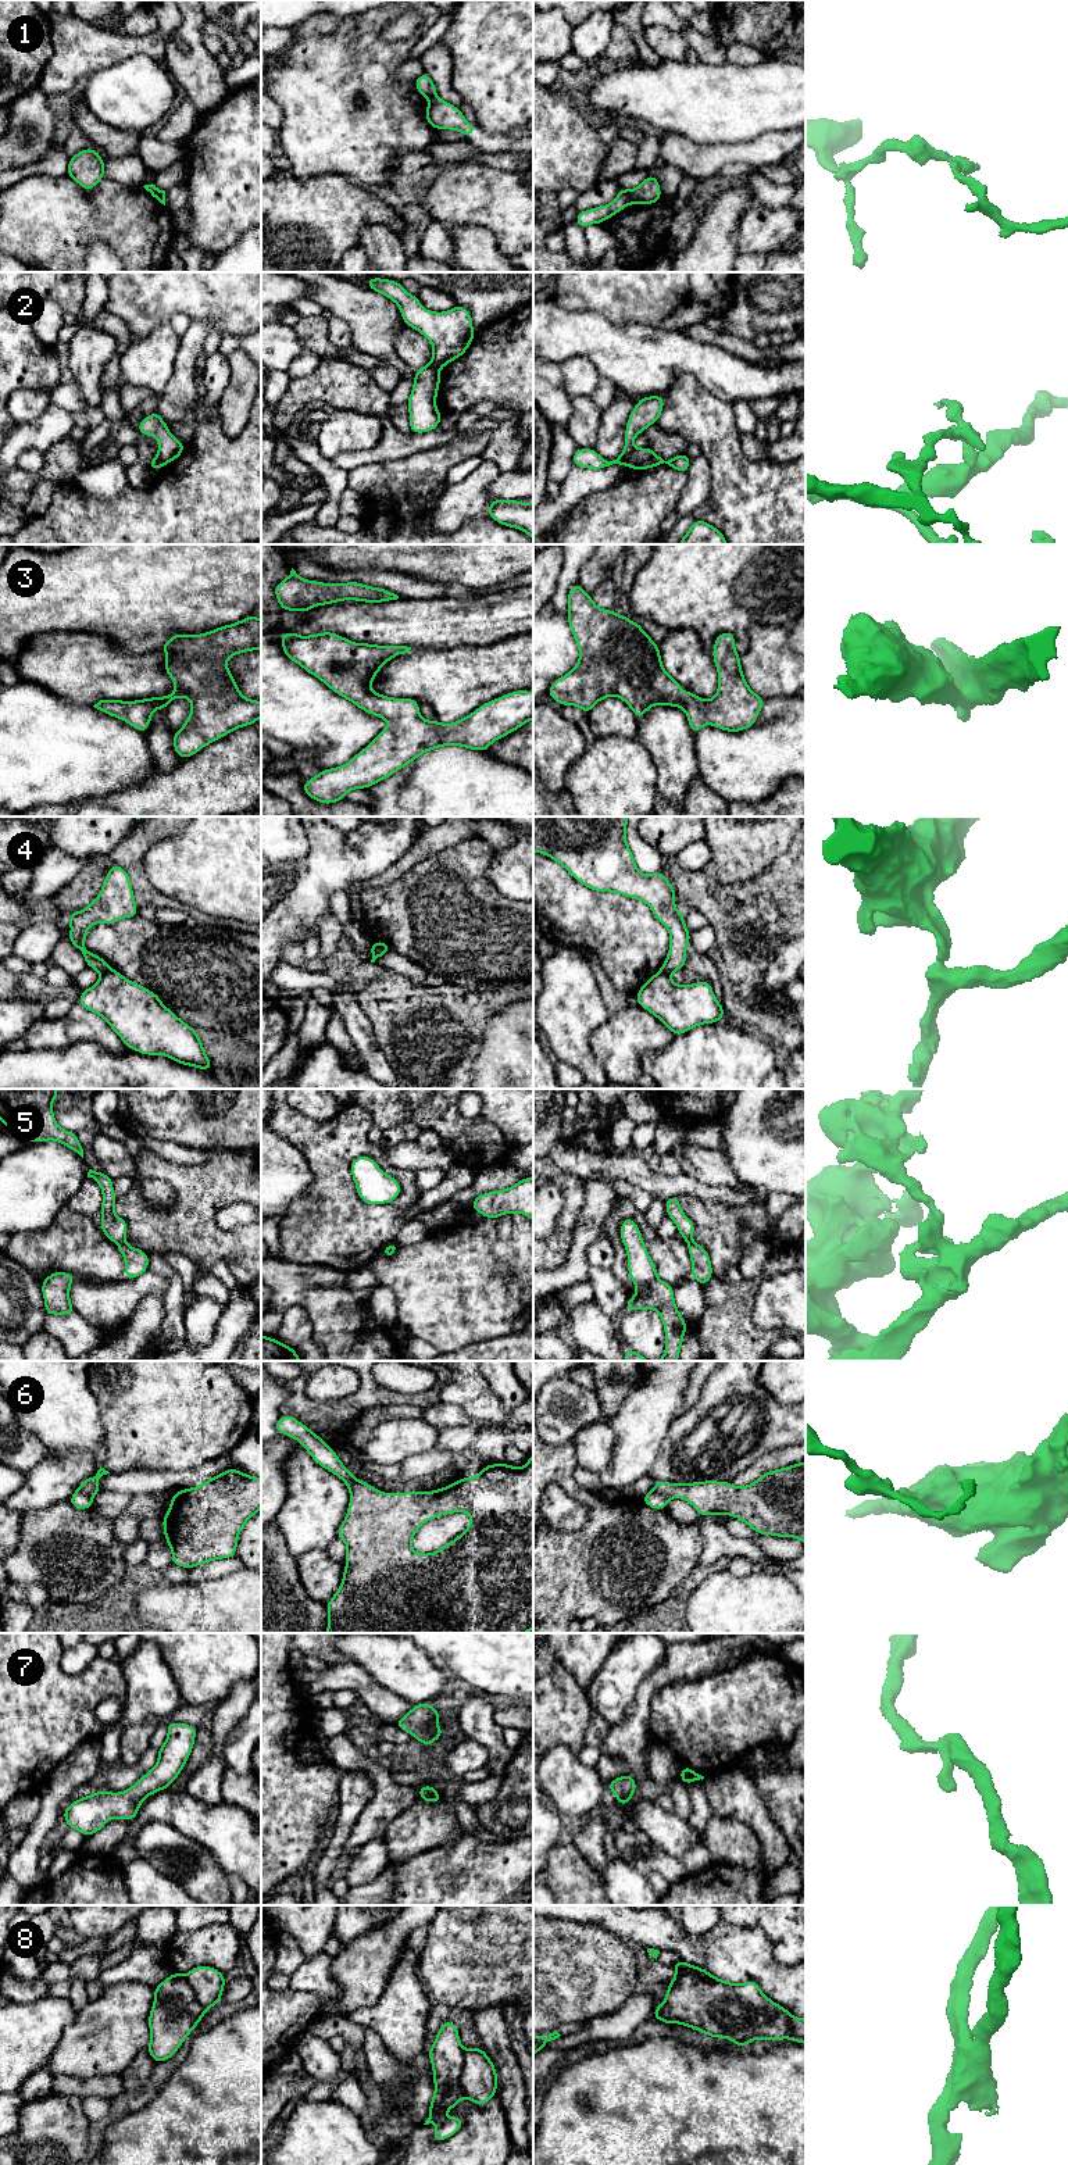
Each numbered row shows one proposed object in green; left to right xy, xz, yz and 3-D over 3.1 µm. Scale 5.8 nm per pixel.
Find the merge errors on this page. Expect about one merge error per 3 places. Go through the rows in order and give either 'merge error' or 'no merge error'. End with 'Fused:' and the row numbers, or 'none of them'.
1: merge error
2: merge error
3: no merge error
4: merge error
5: merge error
6: merge error
7: no merge error
8: merge error
Fused: 1, 2, 4, 5, 6, 8

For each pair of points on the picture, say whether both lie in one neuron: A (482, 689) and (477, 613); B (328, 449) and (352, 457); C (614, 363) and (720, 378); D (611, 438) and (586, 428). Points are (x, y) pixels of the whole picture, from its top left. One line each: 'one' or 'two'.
A: two
B: two
C: one
D: two

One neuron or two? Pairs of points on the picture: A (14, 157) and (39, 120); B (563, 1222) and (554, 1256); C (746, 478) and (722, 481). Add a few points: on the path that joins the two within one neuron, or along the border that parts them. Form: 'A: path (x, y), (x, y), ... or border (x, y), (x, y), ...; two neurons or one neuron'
A: path (25, 147), (32, 145), (34, 135), (38, 131); one neuron
B: path (563, 1231), (556, 1247); one neuron
C: path (740, 481), (728, 481); one neuron

